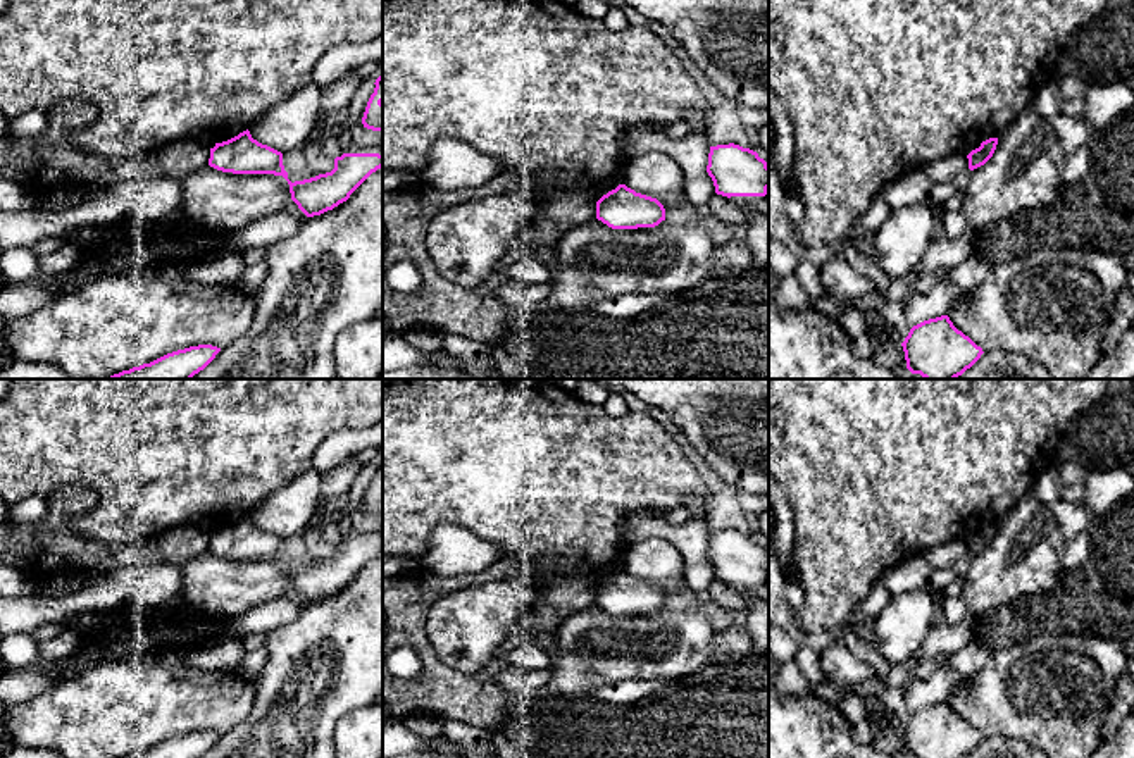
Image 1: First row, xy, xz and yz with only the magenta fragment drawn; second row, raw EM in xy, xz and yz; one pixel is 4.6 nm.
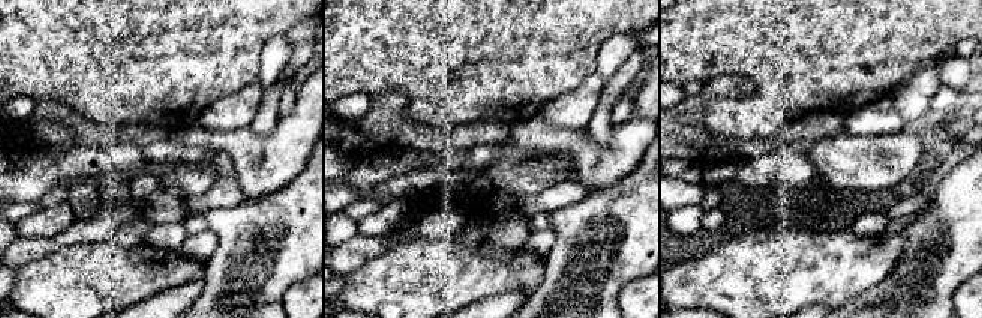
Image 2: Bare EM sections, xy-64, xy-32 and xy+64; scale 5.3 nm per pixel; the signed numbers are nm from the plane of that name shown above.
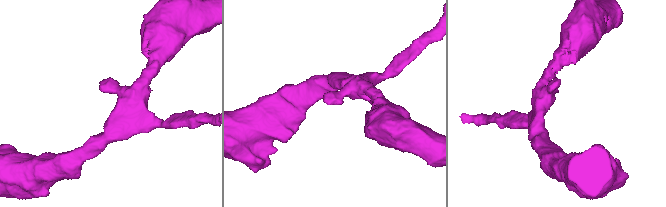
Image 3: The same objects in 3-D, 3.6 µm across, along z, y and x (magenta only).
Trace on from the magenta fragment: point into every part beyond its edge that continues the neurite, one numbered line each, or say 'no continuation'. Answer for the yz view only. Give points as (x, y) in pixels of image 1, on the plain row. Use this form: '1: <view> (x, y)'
no continuation

